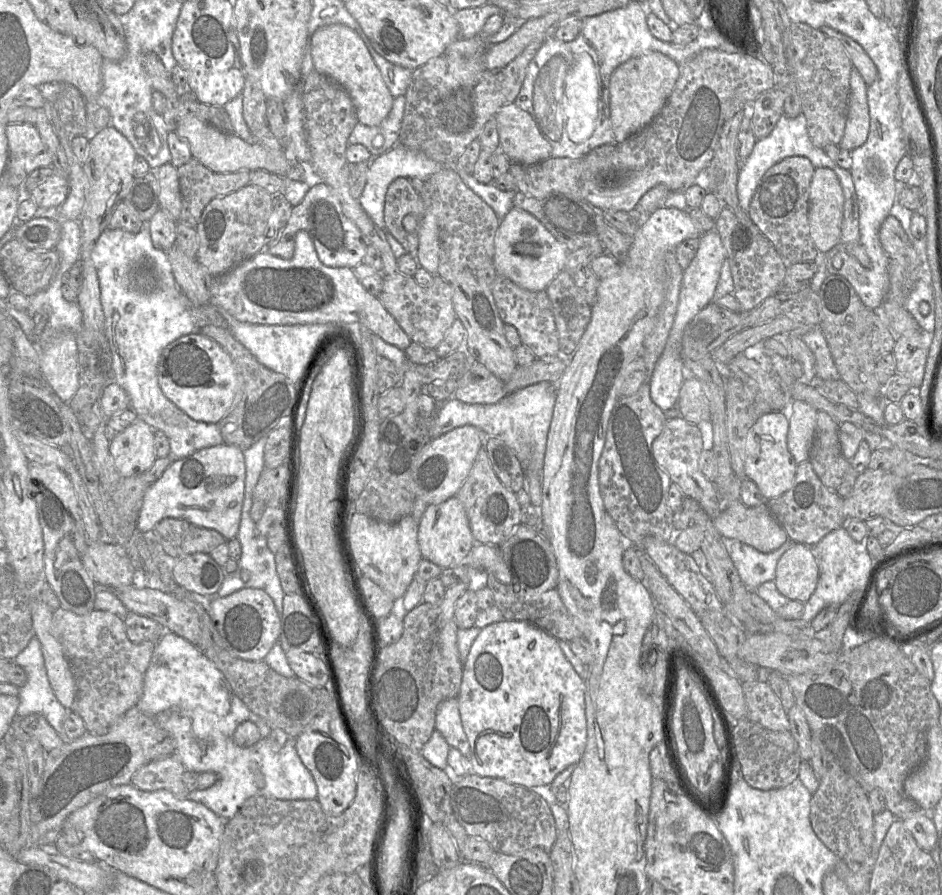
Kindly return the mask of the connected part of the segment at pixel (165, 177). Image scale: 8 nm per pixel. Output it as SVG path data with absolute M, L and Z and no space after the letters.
M167 163L154 171L159 184L160 209L175 221L179 221L182 199L177 168L171 163Z

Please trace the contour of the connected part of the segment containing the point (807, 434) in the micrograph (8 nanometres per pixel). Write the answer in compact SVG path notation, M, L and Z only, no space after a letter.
M792 400L788 409L777 412L784 412L789 418L788 447L795 461L798 464L810 462L810 454L817 428L818 410L804 401Z

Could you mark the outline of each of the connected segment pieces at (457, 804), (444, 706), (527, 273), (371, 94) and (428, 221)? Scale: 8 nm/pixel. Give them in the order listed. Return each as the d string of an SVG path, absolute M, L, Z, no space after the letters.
M469 773L453 784L450 803L466 834L486 841L494 851L512 855L541 848L549 853L556 840L557 829L550 806L530 788Z
M457 697L447 699L438 706L435 730L441 733L451 748L470 759L470 746L461 723Z
M513 207L500 220L495 236L493 265L499 276L506 277L528 291L543 291L565 268L568 250L532 214Z
M331 24L317 29L309 43L314 69L330 77L347 91L358 122L366 126L381 124L392 108L394 97L360 36L345 25Z
M426 210L420 221L415 215L403 218L403 227L408 232L417 232L419 245L416 256L418 265L433 275L439 266L439 226L435 215Z

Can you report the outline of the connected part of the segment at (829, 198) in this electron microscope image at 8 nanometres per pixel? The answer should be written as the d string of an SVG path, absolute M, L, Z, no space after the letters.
M828 168L815 169L809 193L811 237L821 253L841 241L844 196L837 175Z

